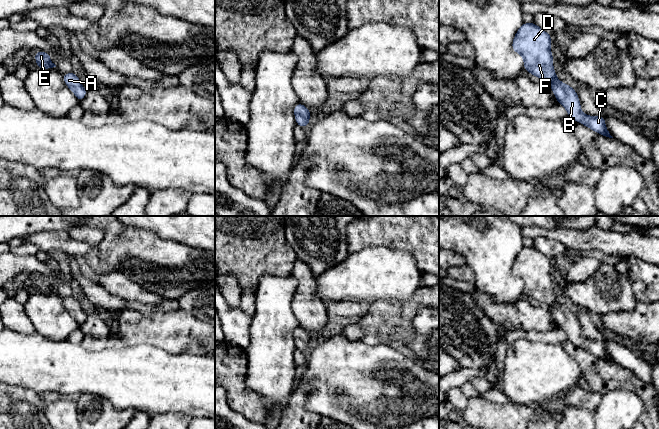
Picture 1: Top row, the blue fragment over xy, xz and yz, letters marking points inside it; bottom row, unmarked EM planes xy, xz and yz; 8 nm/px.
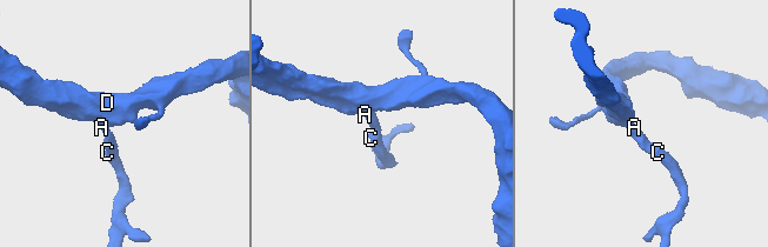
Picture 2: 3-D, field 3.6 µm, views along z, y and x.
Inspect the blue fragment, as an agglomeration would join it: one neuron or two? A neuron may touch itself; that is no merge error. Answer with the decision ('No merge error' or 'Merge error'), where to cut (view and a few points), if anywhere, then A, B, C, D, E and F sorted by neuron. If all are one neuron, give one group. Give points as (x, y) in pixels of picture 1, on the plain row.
No merge error. No split. Groups: A B C D E F

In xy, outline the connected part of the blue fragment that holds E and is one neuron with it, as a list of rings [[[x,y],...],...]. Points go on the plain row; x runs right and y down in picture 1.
[[[36,275],[34,277],[35,277],[37,292],[51,293],[53,291],[56,291],[56,289],[50,285],[50,277],[42,275]]]

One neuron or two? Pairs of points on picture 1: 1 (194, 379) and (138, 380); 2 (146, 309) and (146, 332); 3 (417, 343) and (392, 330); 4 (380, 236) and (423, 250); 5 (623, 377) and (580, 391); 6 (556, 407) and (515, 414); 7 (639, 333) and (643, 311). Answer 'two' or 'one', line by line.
1: one
2: two
3: two
4: one
5: two
6: two
7: one

